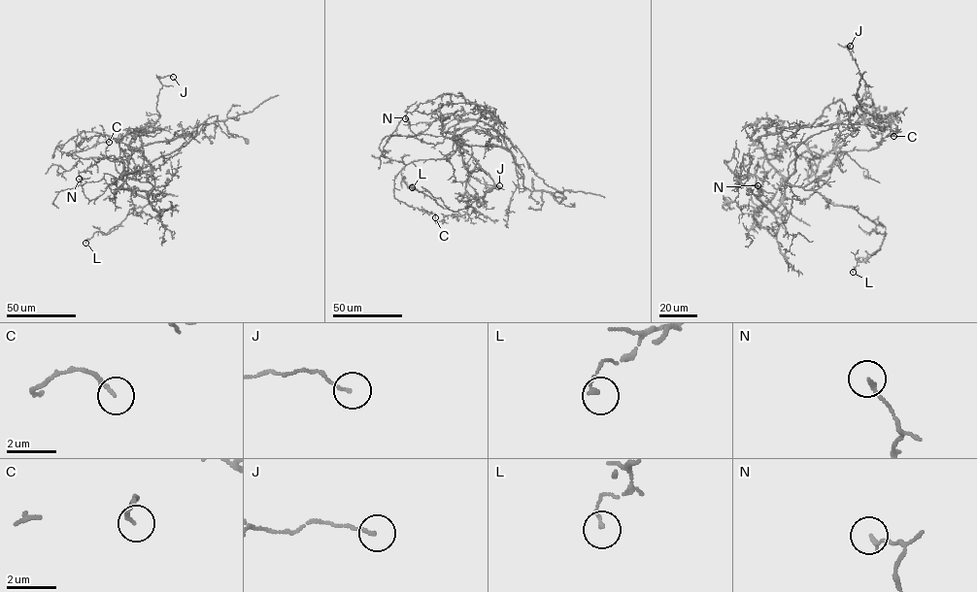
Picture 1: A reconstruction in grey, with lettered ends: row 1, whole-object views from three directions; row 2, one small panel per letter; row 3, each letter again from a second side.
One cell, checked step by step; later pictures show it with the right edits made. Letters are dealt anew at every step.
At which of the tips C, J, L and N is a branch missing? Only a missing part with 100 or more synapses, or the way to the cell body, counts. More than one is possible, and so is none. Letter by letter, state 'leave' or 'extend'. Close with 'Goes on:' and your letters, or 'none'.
C: leave
J: leave
L: leave
N: leave
Goes on: none

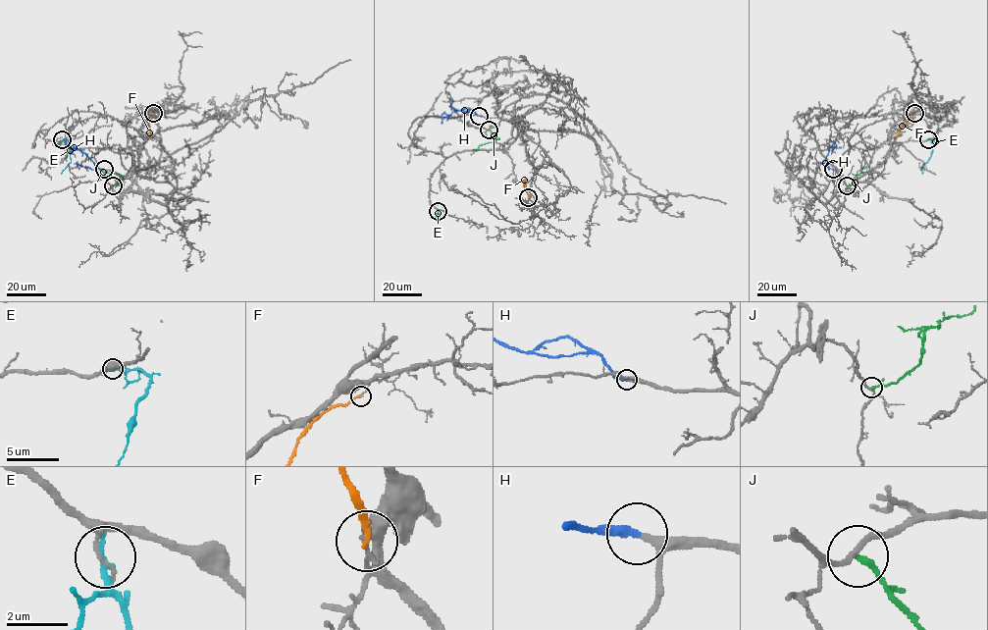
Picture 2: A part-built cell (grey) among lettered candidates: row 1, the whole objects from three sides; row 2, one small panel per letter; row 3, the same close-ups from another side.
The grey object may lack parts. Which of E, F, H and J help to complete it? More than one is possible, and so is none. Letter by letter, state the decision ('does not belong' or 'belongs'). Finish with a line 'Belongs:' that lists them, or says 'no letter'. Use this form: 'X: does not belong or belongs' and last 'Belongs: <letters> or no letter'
E: does not belong
F: does not belong
H: belongs
J: does not belong
Belongs: H

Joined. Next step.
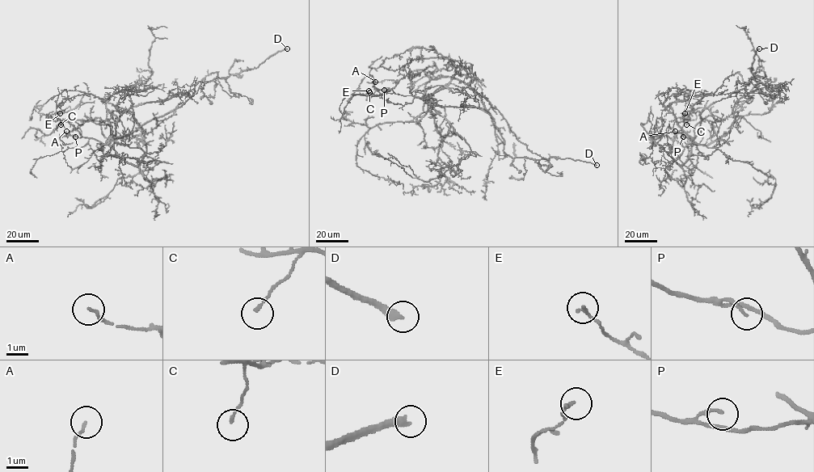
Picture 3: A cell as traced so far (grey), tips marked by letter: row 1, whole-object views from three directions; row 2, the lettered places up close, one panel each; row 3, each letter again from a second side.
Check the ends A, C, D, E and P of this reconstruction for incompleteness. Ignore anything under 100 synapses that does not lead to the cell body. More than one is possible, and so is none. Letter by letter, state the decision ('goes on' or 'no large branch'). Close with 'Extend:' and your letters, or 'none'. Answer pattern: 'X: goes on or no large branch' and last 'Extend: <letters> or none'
A: no large branch
C: no large branch
D: goes on
E: no large branch
P: no large branch
Extend: D

